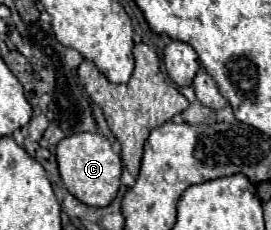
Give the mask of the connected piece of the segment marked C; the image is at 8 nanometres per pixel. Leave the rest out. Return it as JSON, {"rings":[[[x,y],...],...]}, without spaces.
{"rings":[[[78,133],[62,139],[56,147],[60,177],[66,189],[88,207],[106,207],[120,189],[122,159],[112,151],[110,141],[98,133]]]}

